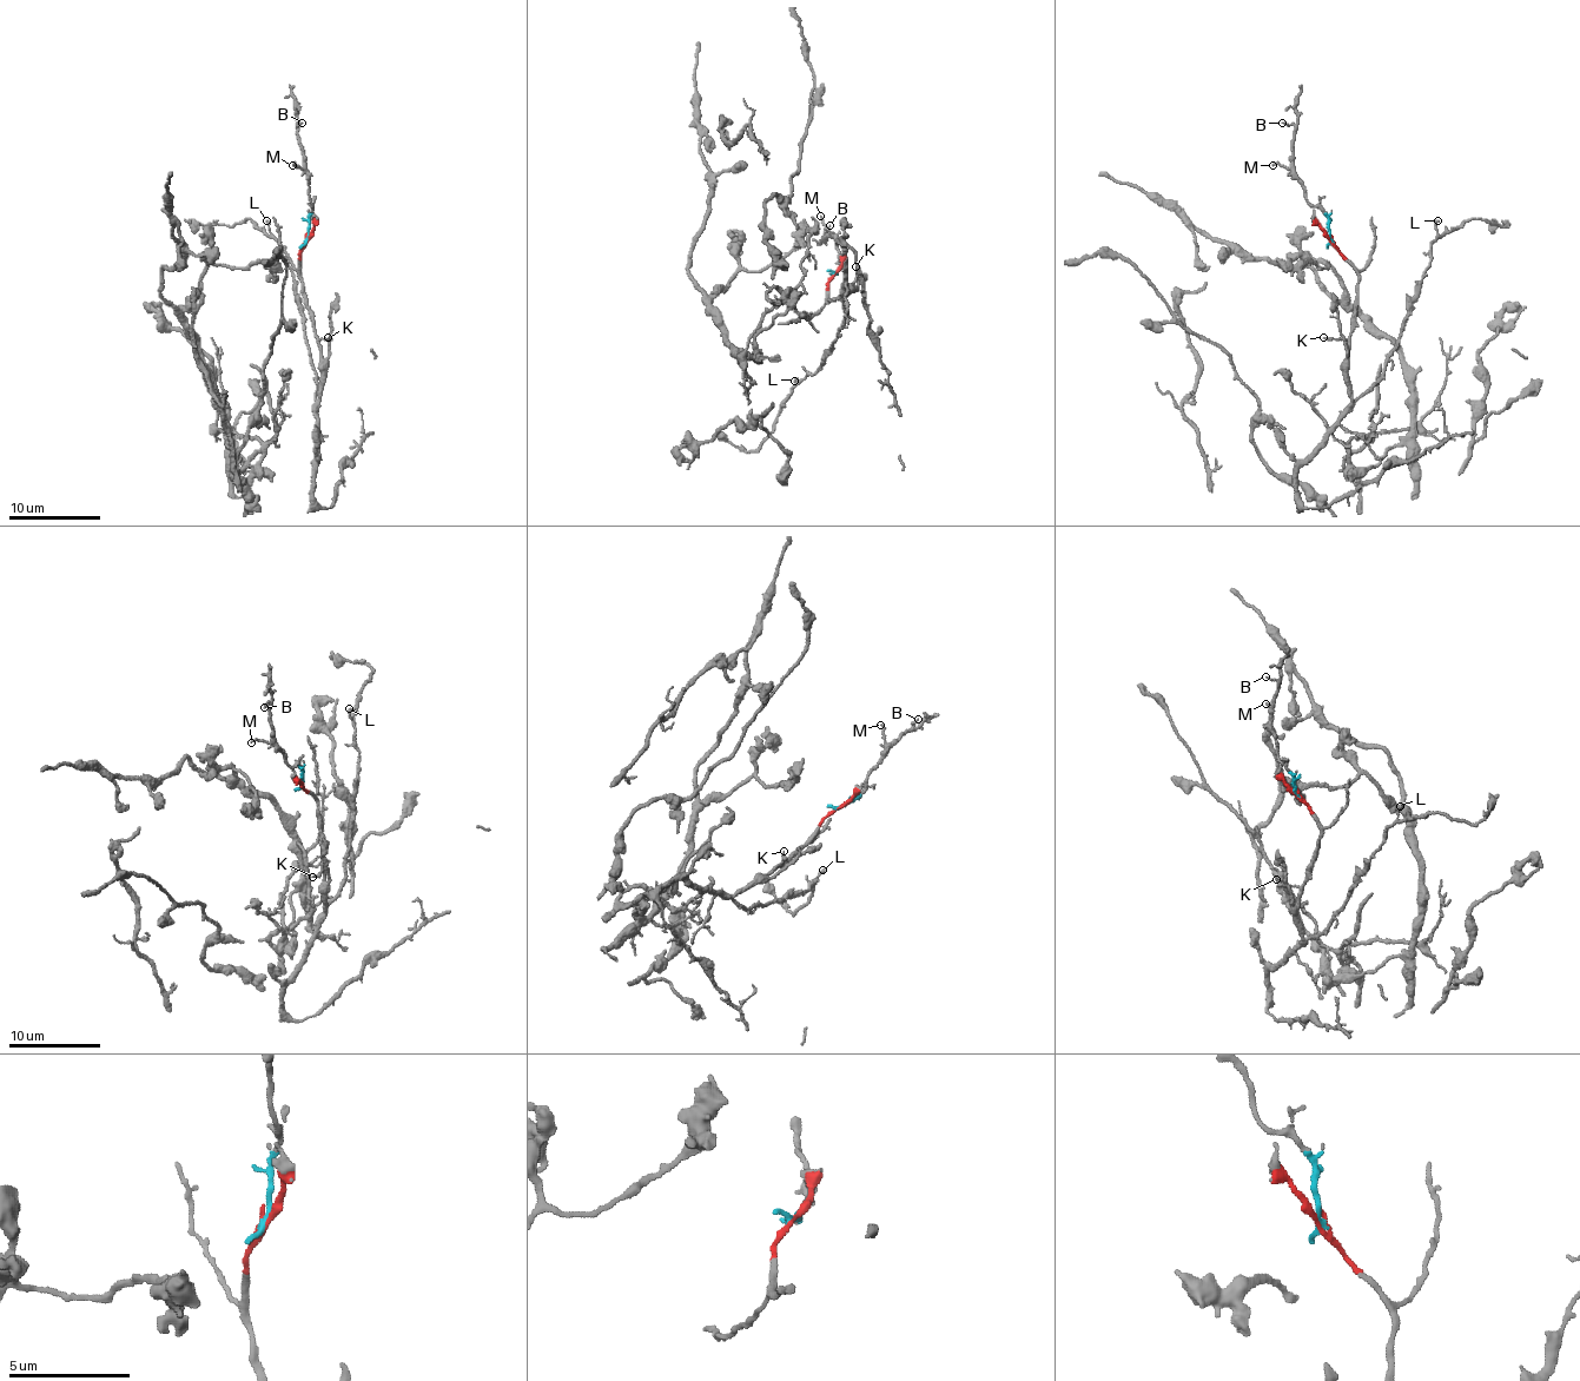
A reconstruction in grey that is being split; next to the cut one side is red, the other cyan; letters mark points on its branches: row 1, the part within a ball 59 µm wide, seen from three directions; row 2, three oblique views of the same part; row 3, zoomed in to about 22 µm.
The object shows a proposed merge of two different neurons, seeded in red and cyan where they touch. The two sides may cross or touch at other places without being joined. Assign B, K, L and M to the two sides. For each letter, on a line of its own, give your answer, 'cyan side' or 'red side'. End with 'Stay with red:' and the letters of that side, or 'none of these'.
B: cyan side
K: red side
L: red side
M: cyan side
Stay with red: K, L

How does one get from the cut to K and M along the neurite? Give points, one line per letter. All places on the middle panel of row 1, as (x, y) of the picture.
K: (834, 272), (827, 282), (827, 301), (855, 279), (855, 265)
M: (834, 272), (839, 252), (837, 238), (821, 216)

